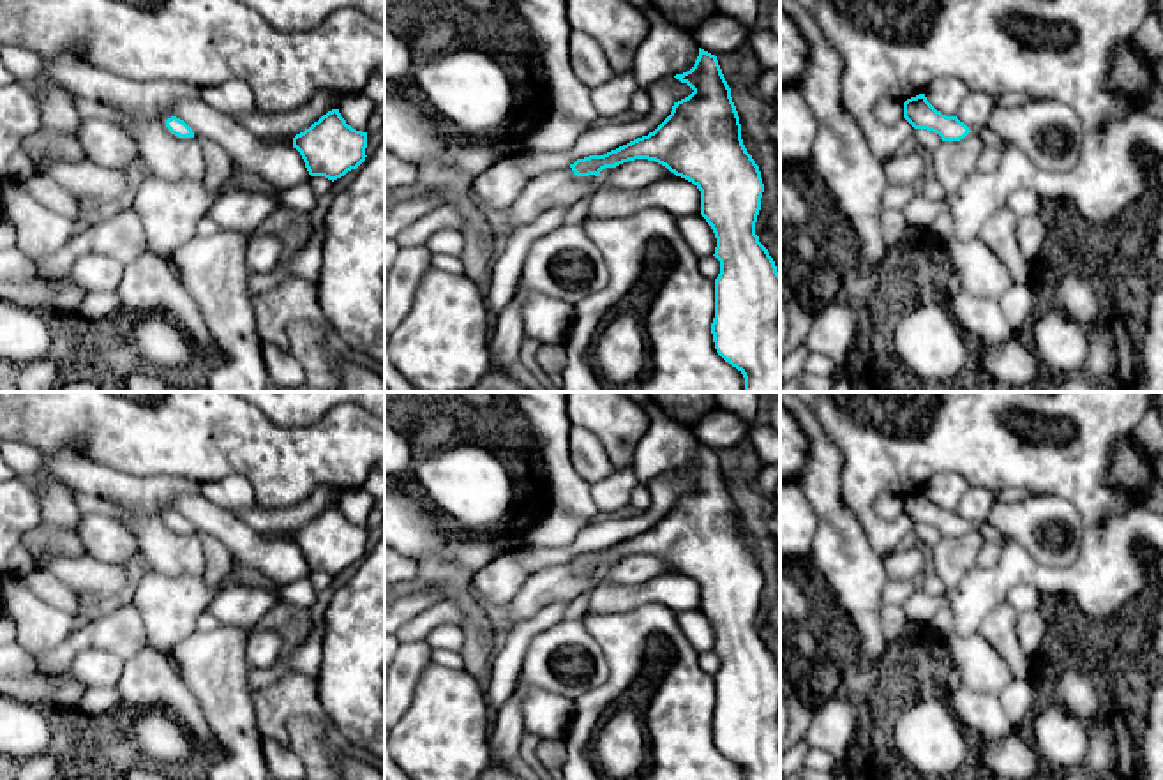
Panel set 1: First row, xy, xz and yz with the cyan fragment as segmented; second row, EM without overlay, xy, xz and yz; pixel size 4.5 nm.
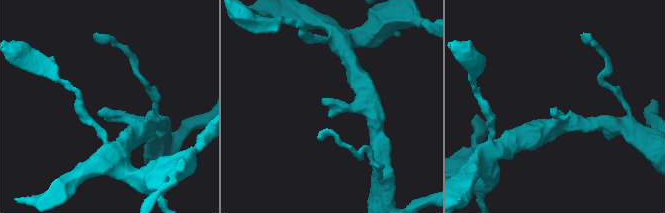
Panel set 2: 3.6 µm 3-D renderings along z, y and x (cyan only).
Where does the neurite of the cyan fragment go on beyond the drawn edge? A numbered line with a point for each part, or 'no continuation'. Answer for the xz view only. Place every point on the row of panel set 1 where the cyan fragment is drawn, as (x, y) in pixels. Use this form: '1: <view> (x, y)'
no continuation

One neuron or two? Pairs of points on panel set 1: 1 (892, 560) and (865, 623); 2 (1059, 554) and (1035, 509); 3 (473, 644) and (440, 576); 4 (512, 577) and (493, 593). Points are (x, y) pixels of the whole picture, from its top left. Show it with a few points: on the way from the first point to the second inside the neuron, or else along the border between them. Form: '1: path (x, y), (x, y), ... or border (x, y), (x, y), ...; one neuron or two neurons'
1: border (881, 556), (888, 576); two neurons
2: path (1056, 544), (1052, 533), (1038, 519); one neuron
3: path (473, 627), (473, 611), (457, 593); one neuron
4: path (507, 579), (498, 588); one neuron

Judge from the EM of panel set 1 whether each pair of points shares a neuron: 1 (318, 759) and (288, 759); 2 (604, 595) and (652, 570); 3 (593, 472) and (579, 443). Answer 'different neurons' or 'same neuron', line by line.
1: different neurons
2: different neurons
3: same neuron

